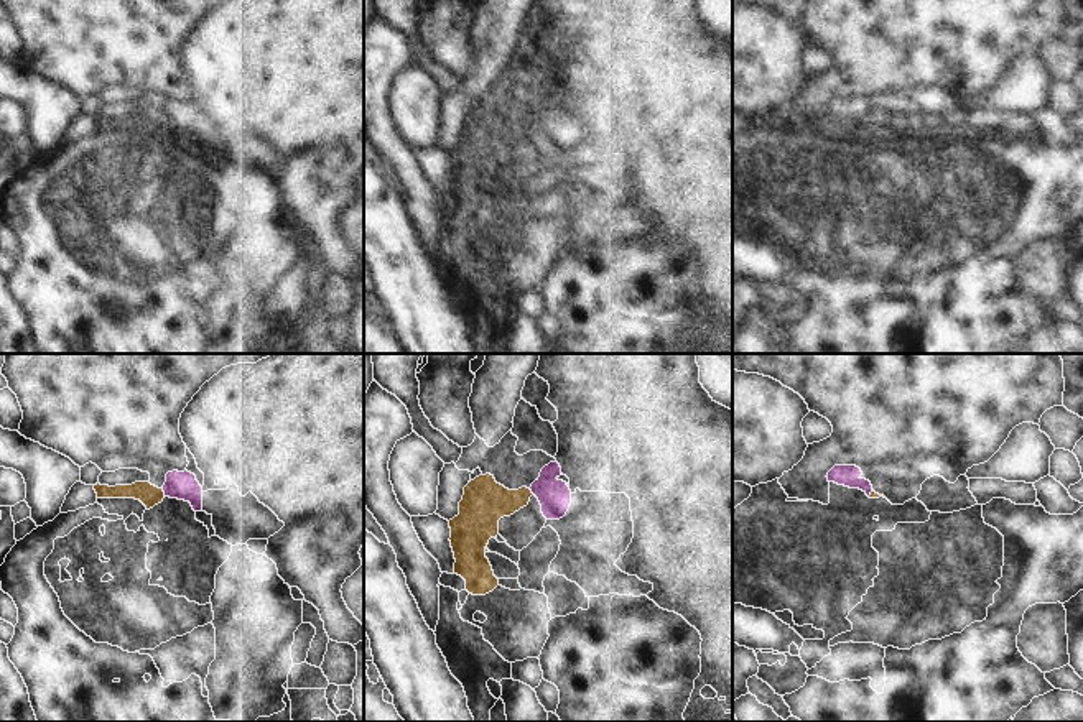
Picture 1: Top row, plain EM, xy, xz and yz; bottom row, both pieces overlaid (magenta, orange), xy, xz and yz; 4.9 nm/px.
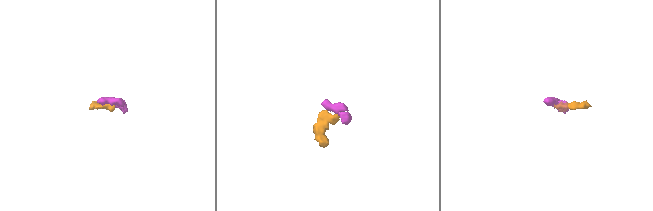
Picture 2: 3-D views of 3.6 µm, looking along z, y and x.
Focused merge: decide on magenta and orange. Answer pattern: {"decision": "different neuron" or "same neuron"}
{"decision": "different neuron"}

